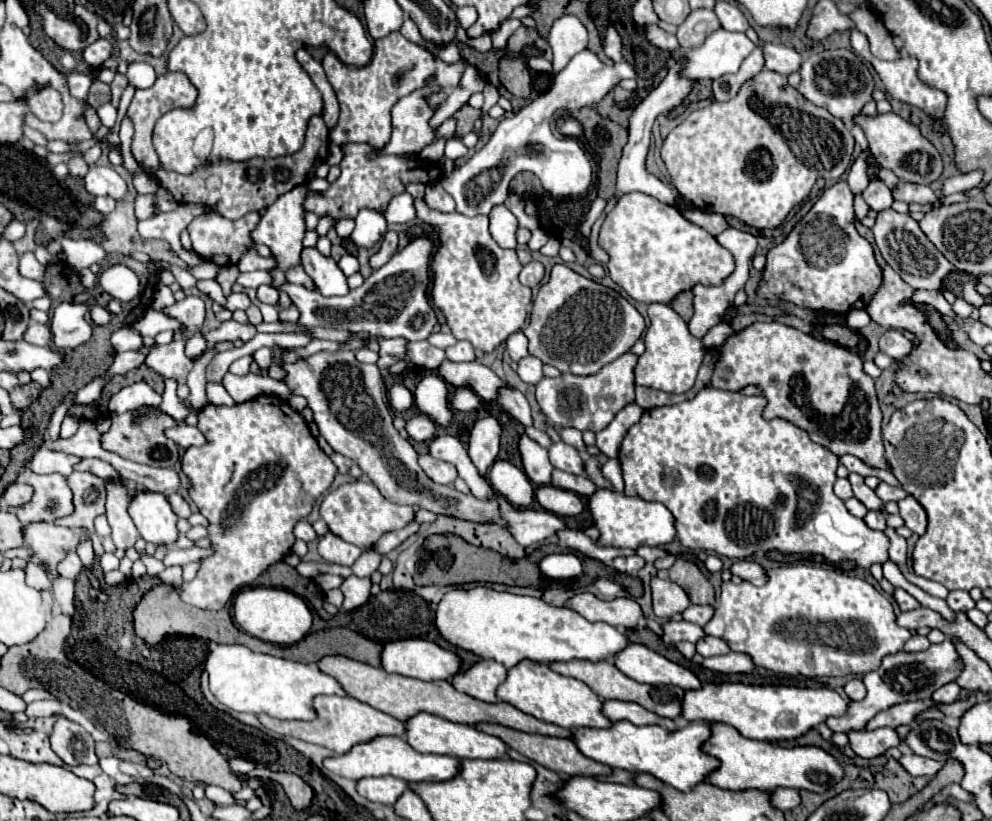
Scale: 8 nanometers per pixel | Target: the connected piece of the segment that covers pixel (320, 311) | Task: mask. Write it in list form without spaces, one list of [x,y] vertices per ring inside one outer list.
[[[421,236],[409,242],[401,252],[397,252],[385,266],[375,270],[363,286],[351,290],[347,296],[325,298],[319,292],[311,292],[297,284],[283,284],[281,292],[289,294],[301,312],[299,322],[303,326],[325,326],[349,332],[363,332],[367,336],[381,338],[405,338],[405,340],[427,340],[433,326],[437,324],[435,312],[427,298],[427,288],[431,284],[431,248],[433,242]]]

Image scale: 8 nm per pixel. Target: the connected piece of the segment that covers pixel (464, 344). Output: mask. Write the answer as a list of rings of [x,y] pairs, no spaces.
[[[459,340],[455,346],[447,348],[445,352],[447,352],[447,360],[451,360],[451,362],[469,362],[469,360],[475,360],[473,346],[467,340]]]

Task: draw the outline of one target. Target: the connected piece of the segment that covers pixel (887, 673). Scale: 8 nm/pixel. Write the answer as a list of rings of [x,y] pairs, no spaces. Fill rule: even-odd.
[[[947,638],[941,644],[931,644],[929,650],[925,652],[917,652],[917,654],[909,654],[909,652],[897,652],[891,654],[887,658],[883,658],[881,666],[877,670],[871,670],[867,674],[863,674],[863,684],[867,688],[867,696],[859,702],[849,702],[849,710],[847,714],[839,716],[839,718],[829,718],[825,724],[833,730],[833,732],[851,732],[851,730],[861,730],[865,728],[865,724],[881,710],[887,710],[893,704],[899,702],[907,702],[907,700],[923,700],[929,698],[937,688],[941,688],[947,682],[953,682],[963,670],[963,662],[953,646],[953,642]],[[899,674],[905,676],[905,680],[899,682]]]

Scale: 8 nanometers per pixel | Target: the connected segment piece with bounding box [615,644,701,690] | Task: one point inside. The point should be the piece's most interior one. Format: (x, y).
(638, 662)

